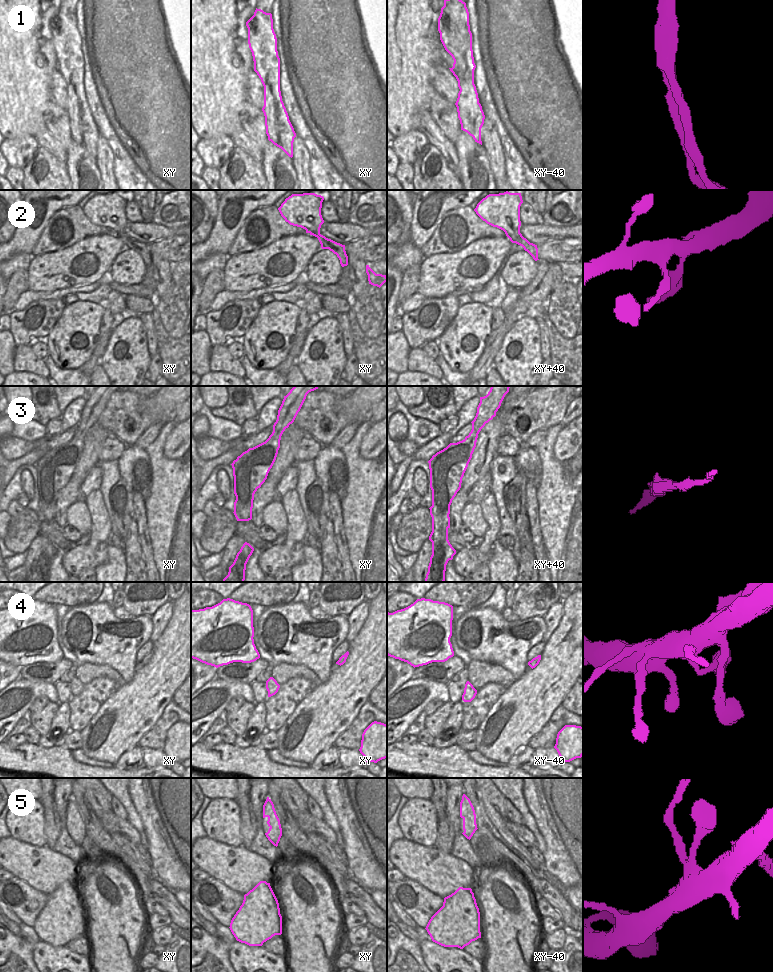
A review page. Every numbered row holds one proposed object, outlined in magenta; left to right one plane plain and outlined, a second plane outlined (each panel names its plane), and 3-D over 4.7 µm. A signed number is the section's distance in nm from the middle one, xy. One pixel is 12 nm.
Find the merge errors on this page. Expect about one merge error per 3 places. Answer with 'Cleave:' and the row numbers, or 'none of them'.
Cleave: 1, 5

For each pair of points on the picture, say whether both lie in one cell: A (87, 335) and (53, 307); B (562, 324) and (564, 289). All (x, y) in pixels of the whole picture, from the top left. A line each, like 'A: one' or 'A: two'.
A: two
B: one

